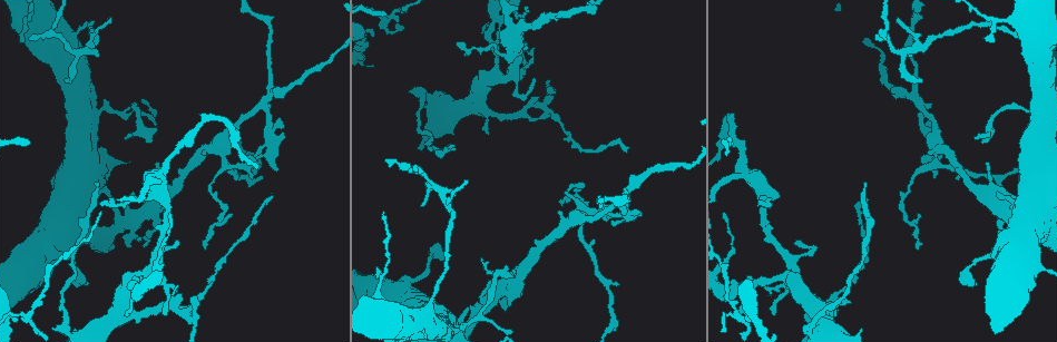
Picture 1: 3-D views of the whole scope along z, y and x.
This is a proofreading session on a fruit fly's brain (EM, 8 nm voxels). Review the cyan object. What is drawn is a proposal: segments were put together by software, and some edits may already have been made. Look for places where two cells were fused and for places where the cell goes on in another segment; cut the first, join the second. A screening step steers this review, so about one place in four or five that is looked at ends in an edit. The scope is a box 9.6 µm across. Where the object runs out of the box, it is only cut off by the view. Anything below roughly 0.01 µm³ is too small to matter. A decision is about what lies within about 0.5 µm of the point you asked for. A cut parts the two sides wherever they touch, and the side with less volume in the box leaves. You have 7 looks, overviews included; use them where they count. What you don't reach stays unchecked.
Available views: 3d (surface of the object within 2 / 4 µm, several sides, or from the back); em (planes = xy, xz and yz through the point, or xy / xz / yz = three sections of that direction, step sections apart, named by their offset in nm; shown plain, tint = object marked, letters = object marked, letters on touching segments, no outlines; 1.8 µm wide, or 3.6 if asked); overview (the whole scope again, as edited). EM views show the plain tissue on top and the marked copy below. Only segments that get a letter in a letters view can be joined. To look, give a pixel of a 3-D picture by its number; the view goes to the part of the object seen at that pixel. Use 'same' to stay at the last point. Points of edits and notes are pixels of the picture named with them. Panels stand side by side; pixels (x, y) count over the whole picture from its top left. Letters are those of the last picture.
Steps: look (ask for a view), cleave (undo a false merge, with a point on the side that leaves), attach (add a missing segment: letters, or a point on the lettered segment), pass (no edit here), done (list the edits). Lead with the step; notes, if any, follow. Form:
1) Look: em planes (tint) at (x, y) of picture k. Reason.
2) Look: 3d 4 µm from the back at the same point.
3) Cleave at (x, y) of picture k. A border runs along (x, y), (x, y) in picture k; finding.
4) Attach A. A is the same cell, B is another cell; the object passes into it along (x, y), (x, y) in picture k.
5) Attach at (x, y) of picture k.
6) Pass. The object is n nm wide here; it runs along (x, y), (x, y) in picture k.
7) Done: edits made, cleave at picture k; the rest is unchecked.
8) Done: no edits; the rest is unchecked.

Look: em planes (letters) at (902, 52) of picture 1. Arms part here.

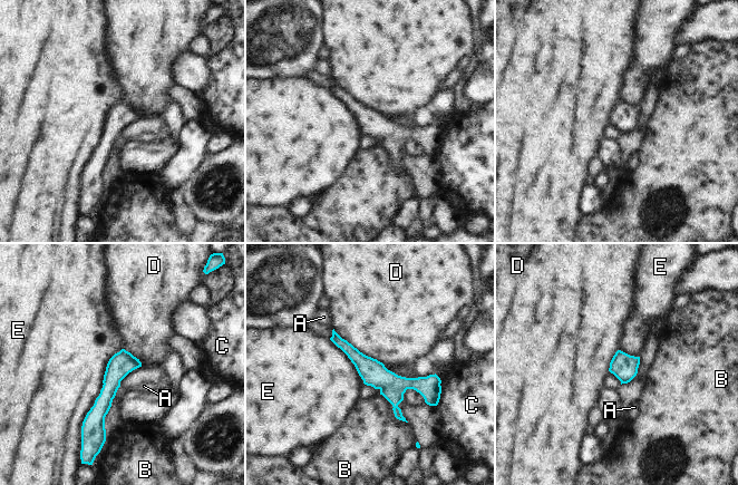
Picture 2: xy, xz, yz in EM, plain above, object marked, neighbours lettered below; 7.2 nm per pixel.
Pass. The object is 170 nm wide here; A, B, C, D and E are other cells; it runs along (334, 336), (389, 384), (436, 380) in picture 2; all the same cell.

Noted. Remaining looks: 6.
Look: em xz step 16 (tint) at (976, 282) of picture 1. An open end.

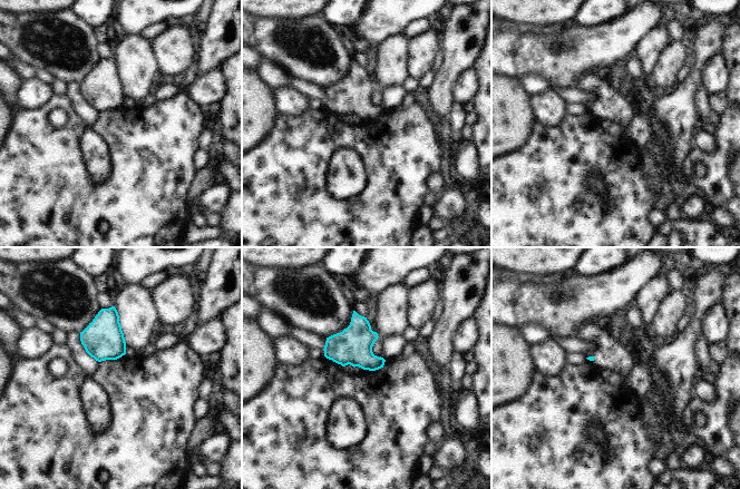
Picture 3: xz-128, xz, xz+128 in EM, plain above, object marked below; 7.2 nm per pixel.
Look: em planes (letters) at the same point. Cut it another way.

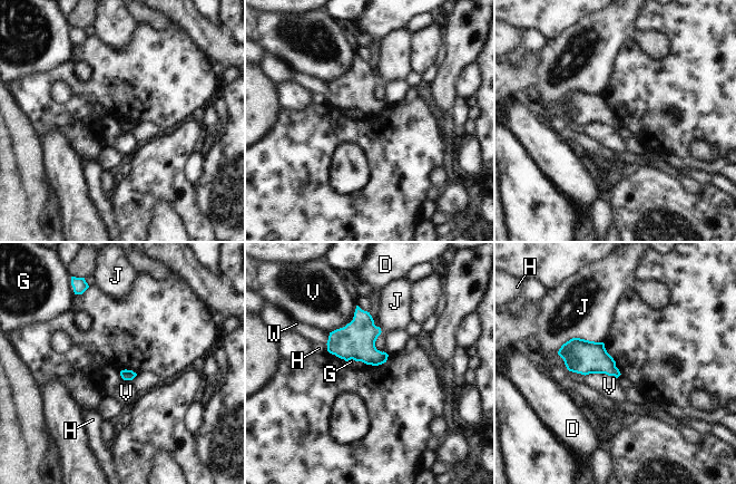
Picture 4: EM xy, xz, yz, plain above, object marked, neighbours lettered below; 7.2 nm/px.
Pass. D, G, H, J, V and W are other cells; a border runs along (356, 306), (353, 318), (330, 332) in picture 4; none of them fits.

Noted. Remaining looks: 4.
Look: 3d 2 µm at (272, 195) of picture 1. Thin end.

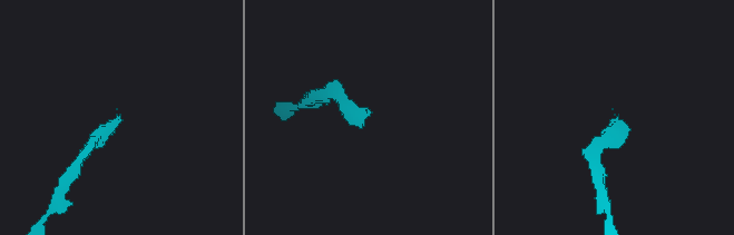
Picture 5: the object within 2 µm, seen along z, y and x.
Look: em planes (letters) at (611, 118) of picture 5. Shape alone is not enough.

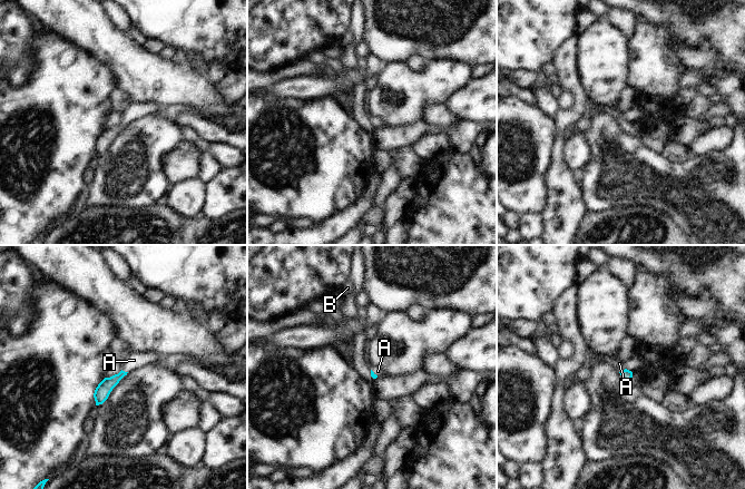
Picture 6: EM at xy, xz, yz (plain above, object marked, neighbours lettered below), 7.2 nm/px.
Attach A. A is the same cell, B is another cell; the object passes into it along (104, 389), (124, 371), (134, 360) in picture 6; the cell continues.

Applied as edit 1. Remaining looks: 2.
Done: edits made, attach at picture 6; the rest is unchecked.

